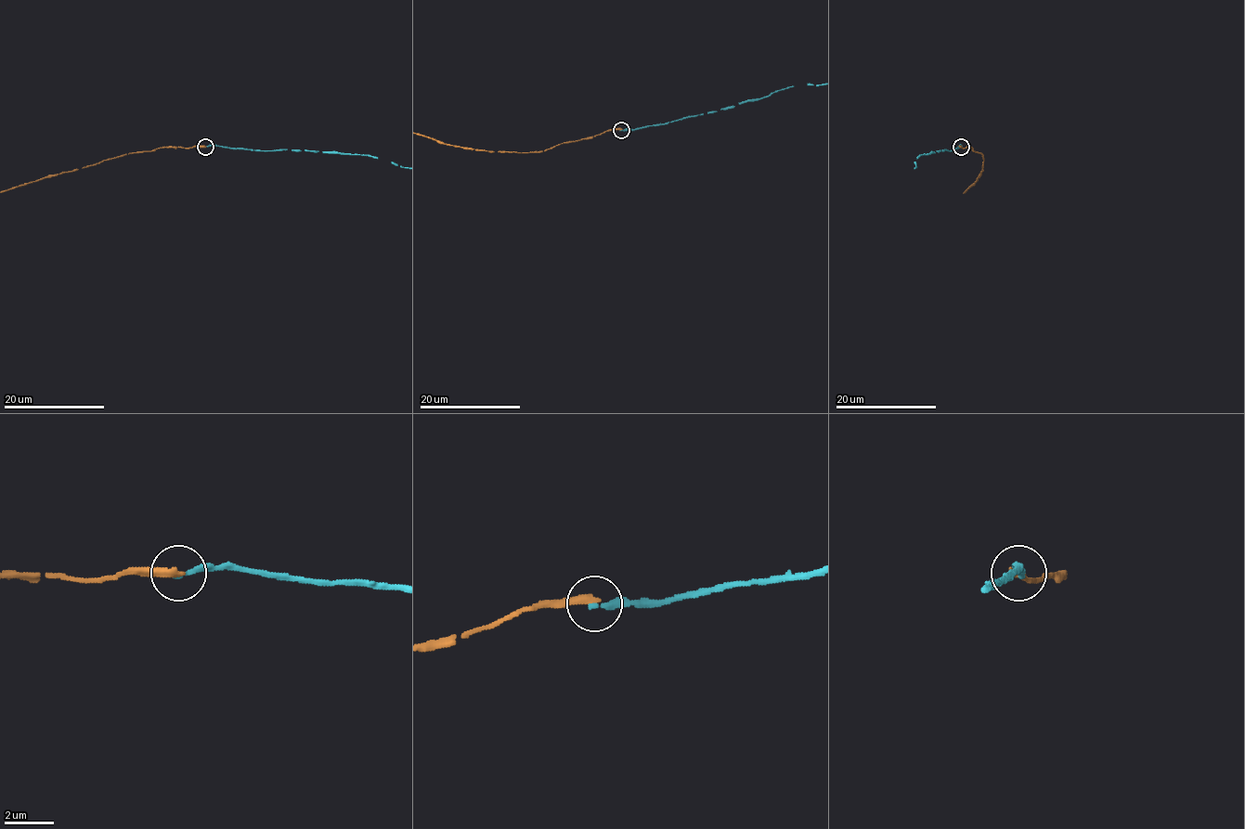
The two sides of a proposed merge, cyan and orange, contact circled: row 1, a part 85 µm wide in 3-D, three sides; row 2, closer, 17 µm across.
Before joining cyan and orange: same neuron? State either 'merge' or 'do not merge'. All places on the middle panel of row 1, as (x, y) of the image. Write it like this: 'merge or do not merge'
do not merge

